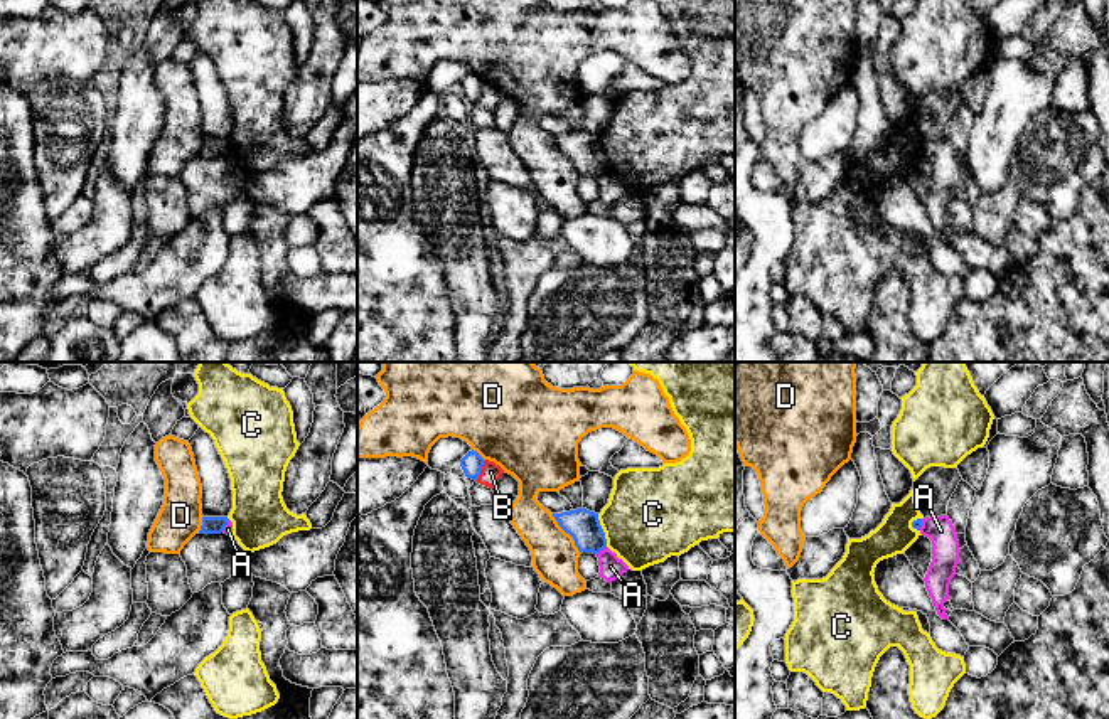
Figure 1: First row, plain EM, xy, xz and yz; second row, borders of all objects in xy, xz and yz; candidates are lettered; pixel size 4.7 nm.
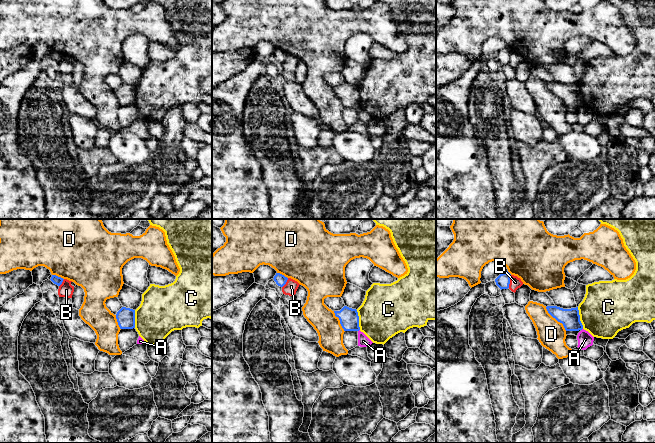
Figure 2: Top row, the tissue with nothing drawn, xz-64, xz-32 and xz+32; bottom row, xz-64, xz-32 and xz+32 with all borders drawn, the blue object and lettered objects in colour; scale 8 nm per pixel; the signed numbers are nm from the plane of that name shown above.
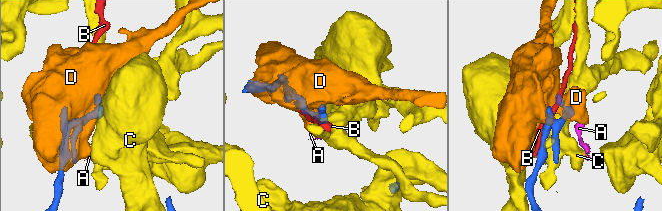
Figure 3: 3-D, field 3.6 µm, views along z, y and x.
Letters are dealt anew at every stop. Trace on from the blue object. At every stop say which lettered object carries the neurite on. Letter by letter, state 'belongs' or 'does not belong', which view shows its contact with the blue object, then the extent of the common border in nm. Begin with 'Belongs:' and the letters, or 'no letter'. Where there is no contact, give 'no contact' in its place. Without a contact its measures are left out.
Belongs: no letter
A: does not belong | xz | 70 nm
B: does not belong | xz | 110 nm
C: does not belong | xz | 170 nm
D: does not belong | xz | 240 nm

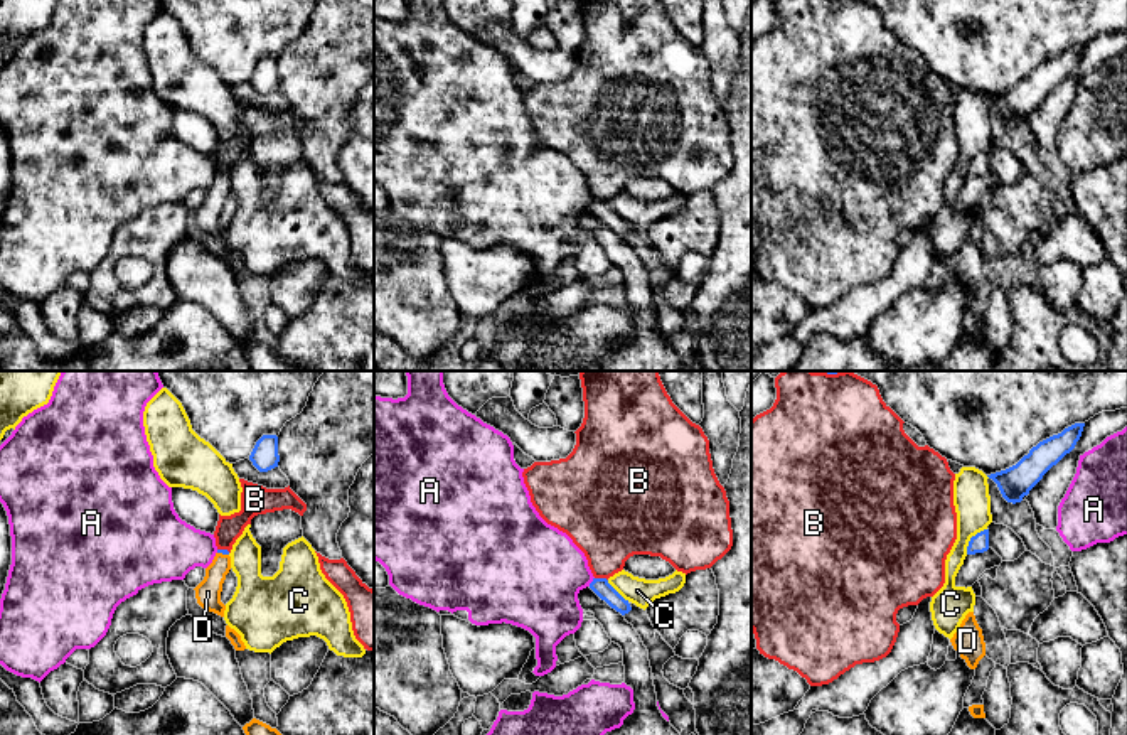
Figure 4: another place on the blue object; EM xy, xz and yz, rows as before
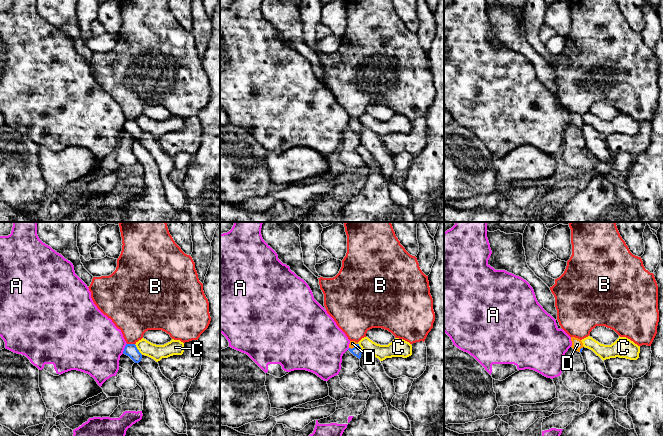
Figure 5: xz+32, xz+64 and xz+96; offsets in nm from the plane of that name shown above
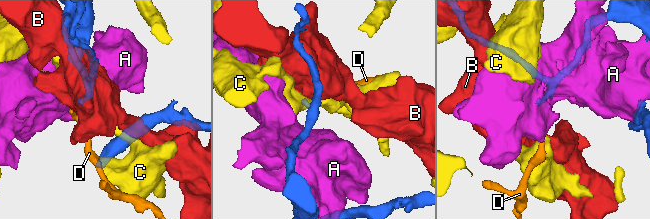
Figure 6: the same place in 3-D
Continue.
Belongs: D
A: does not belong | xz | 50 nm
B: does not belong | xz | 70 nm
C: does not belong | yz | 160 nm
D: belongs | xy | 60 nm

